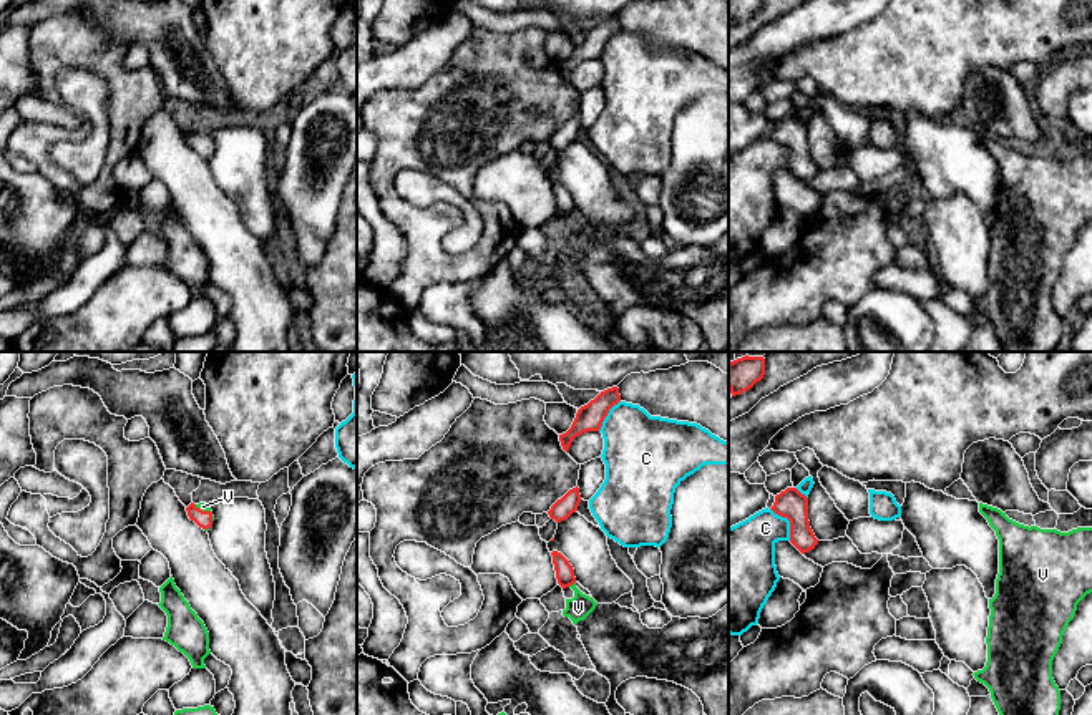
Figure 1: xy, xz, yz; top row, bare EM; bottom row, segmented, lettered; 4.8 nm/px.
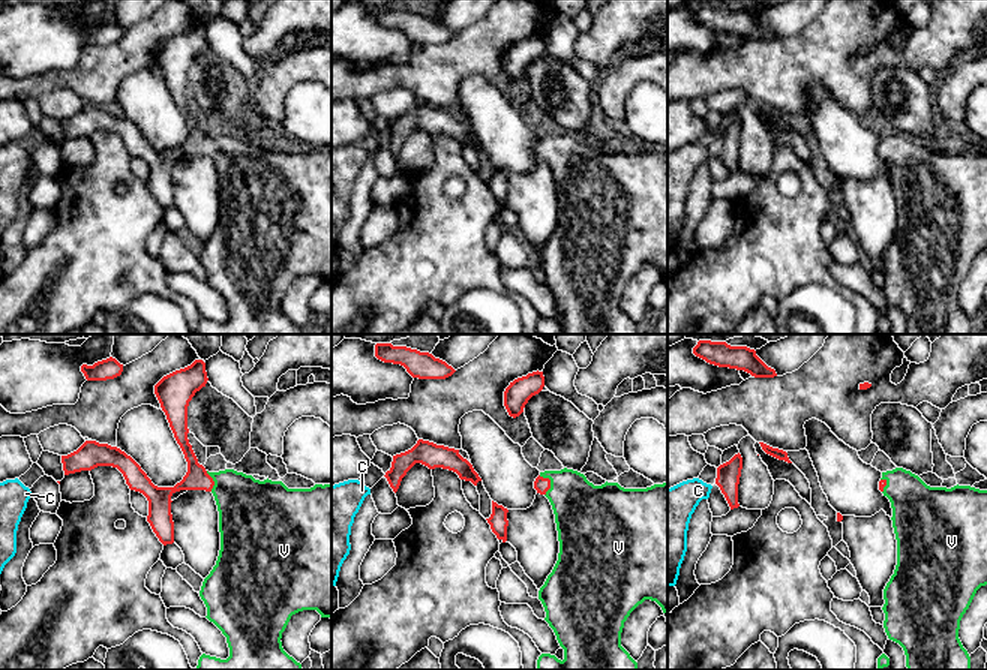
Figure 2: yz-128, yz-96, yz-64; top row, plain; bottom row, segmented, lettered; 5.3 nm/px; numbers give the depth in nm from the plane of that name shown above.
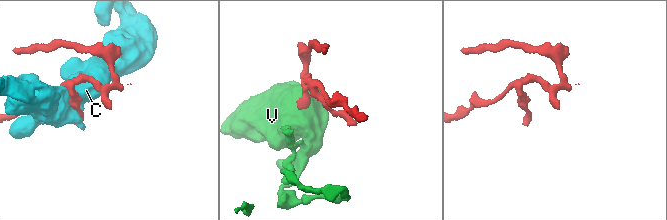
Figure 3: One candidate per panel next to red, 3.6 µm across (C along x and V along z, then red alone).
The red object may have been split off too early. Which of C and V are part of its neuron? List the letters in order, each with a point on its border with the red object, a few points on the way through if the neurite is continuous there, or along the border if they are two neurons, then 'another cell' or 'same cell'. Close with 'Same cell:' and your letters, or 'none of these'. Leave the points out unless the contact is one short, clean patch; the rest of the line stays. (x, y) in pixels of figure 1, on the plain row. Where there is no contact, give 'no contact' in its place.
C: contact yz (789, 148); another cell
V: contact xz (571, 213); way xz (565, 201), (571, 213), (578, 221), (578, 236); same cell
Same cell: V

